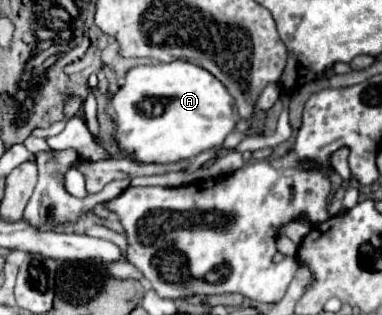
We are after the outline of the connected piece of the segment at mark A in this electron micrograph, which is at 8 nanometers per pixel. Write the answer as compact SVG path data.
M185 60L131 68L127 72L125 86L121 86L111 100L111 110L115 118L113 122L117 126L121 152L133 154L135 160L145 164L171 164L195 158L197 154L211 148L221 148L223 140L235 130L239 120L237 104L229 90L205 68Z

